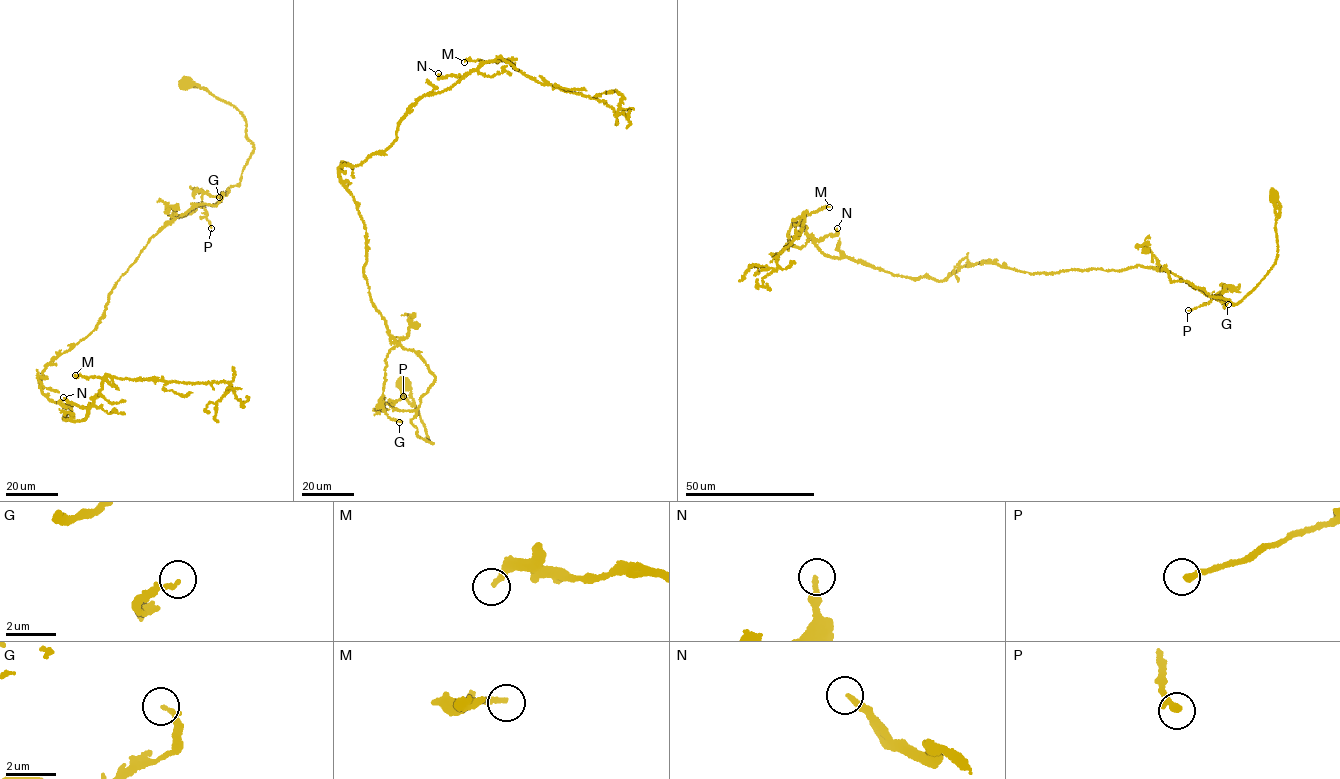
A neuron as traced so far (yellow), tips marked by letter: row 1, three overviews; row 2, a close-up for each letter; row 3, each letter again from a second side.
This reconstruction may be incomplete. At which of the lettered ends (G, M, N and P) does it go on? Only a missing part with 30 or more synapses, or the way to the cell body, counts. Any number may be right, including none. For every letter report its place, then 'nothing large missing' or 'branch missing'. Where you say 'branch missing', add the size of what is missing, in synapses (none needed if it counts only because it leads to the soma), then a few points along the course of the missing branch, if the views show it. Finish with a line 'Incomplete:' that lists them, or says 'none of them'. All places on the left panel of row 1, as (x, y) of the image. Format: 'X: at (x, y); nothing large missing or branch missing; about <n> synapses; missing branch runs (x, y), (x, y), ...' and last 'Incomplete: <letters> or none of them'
G: at (219, 197); nothing large missing
M: at (75, 375); nothing large missing
N: at (63, 397); nothing large missing
P: at (211, 228); nothing large missing
Incomplete: none of them

